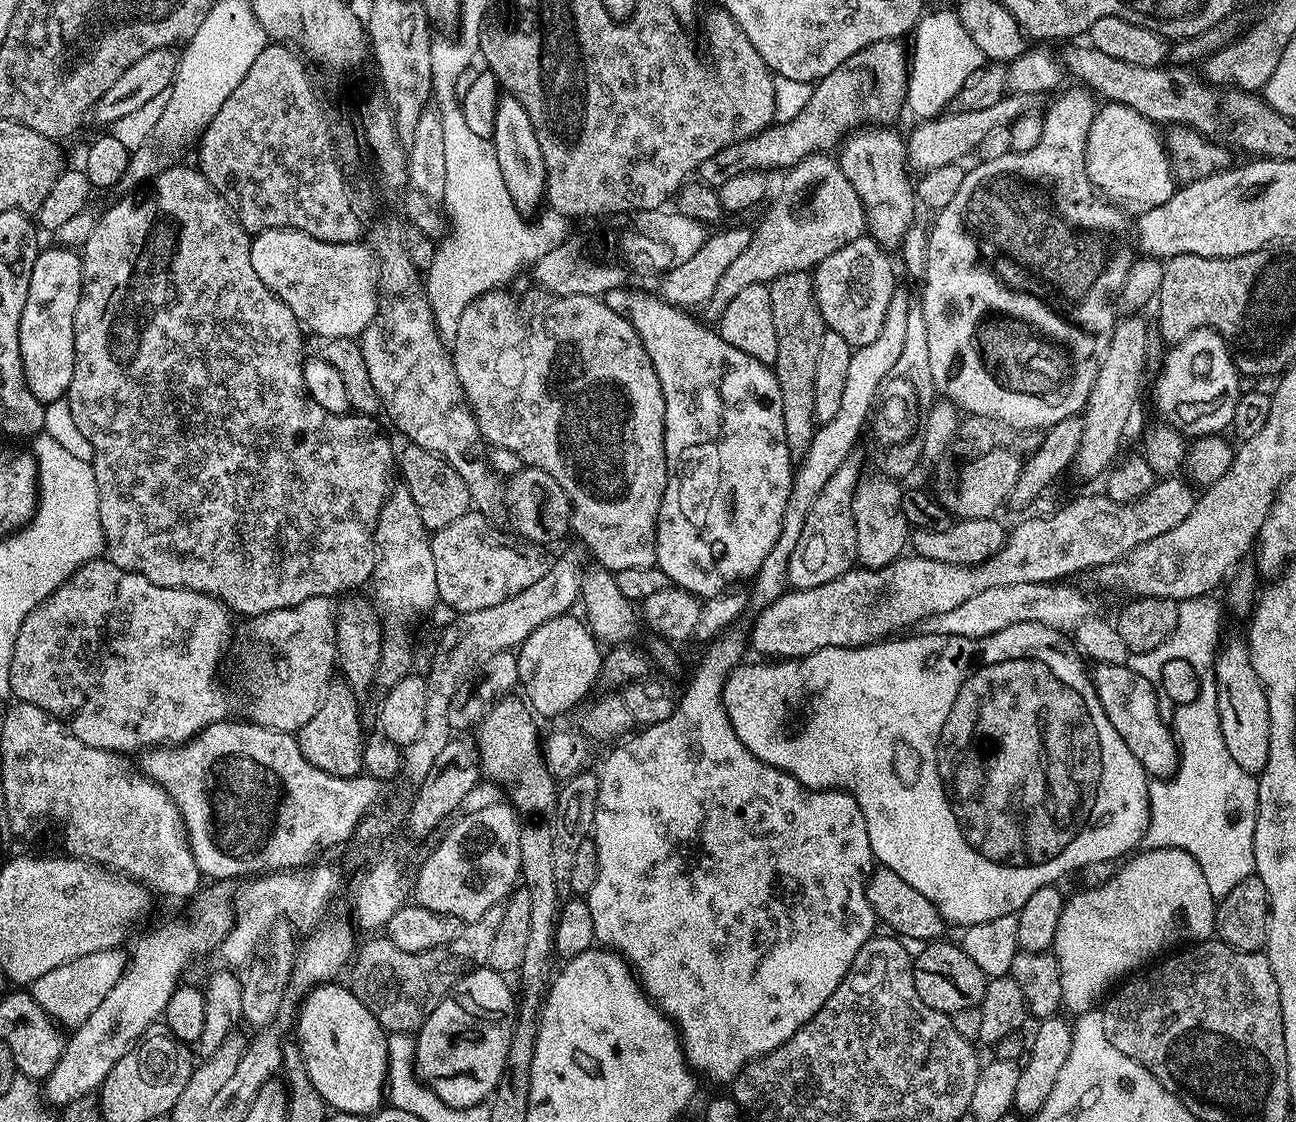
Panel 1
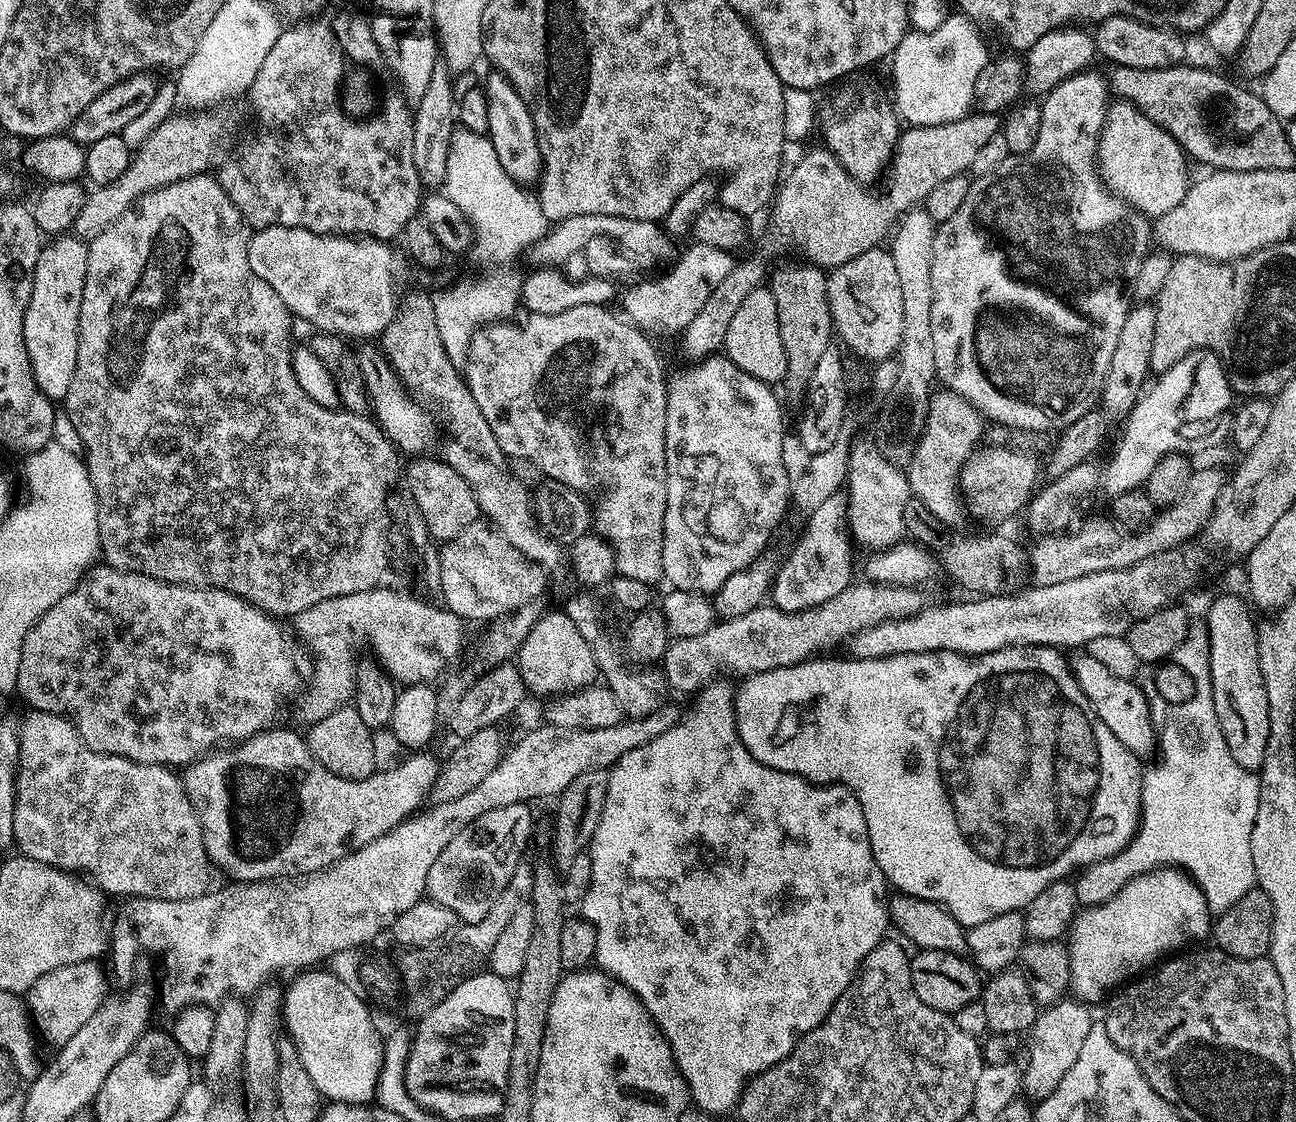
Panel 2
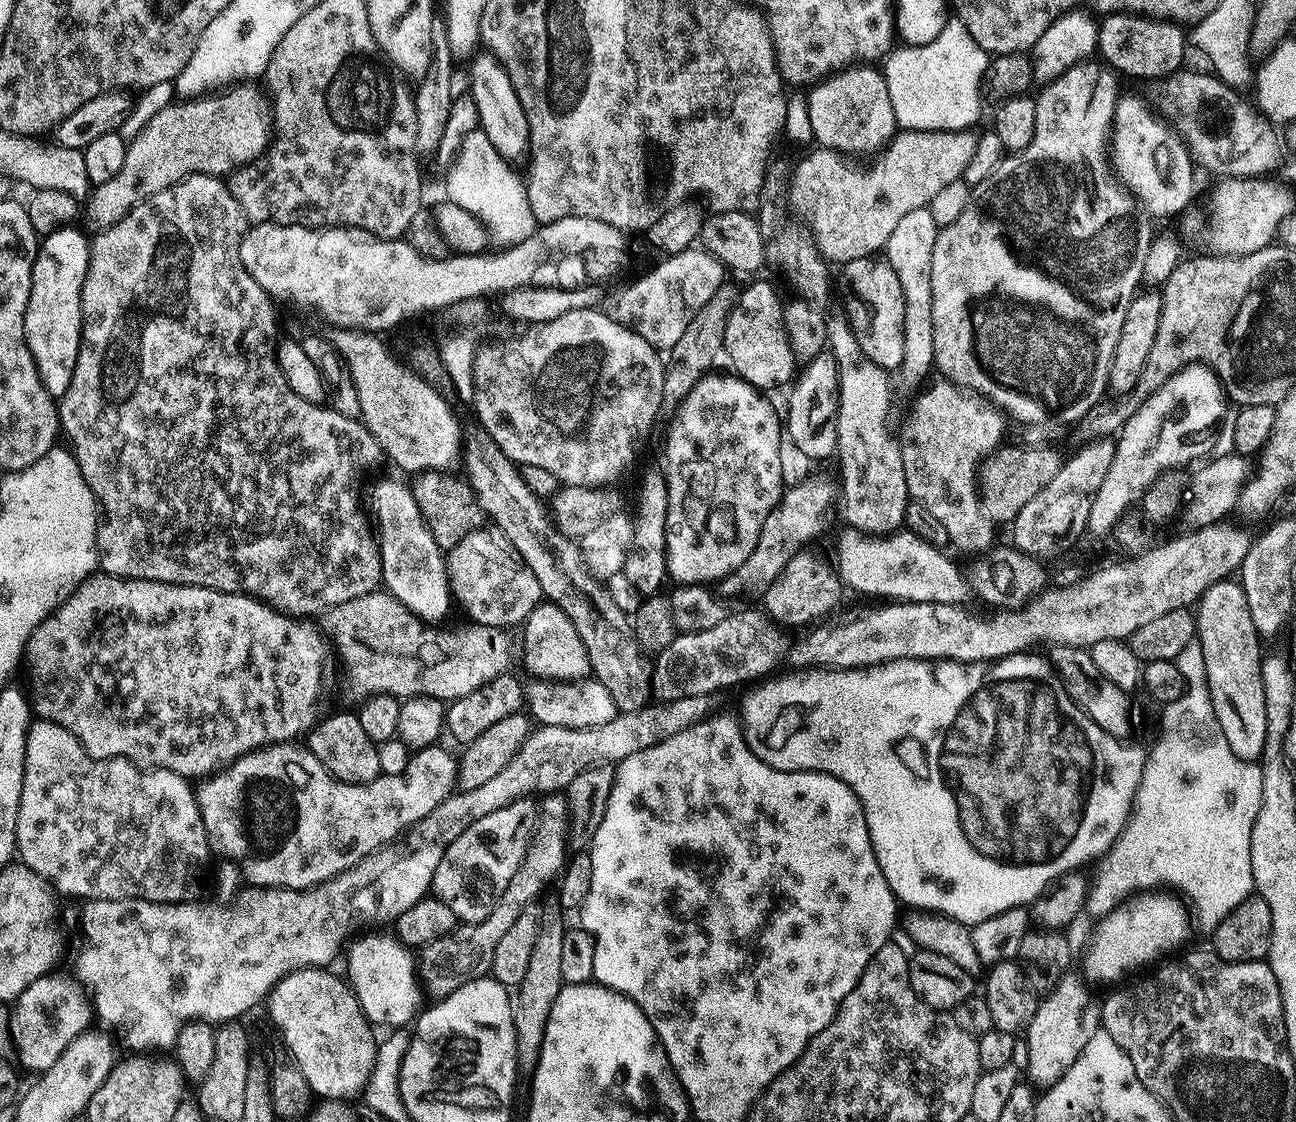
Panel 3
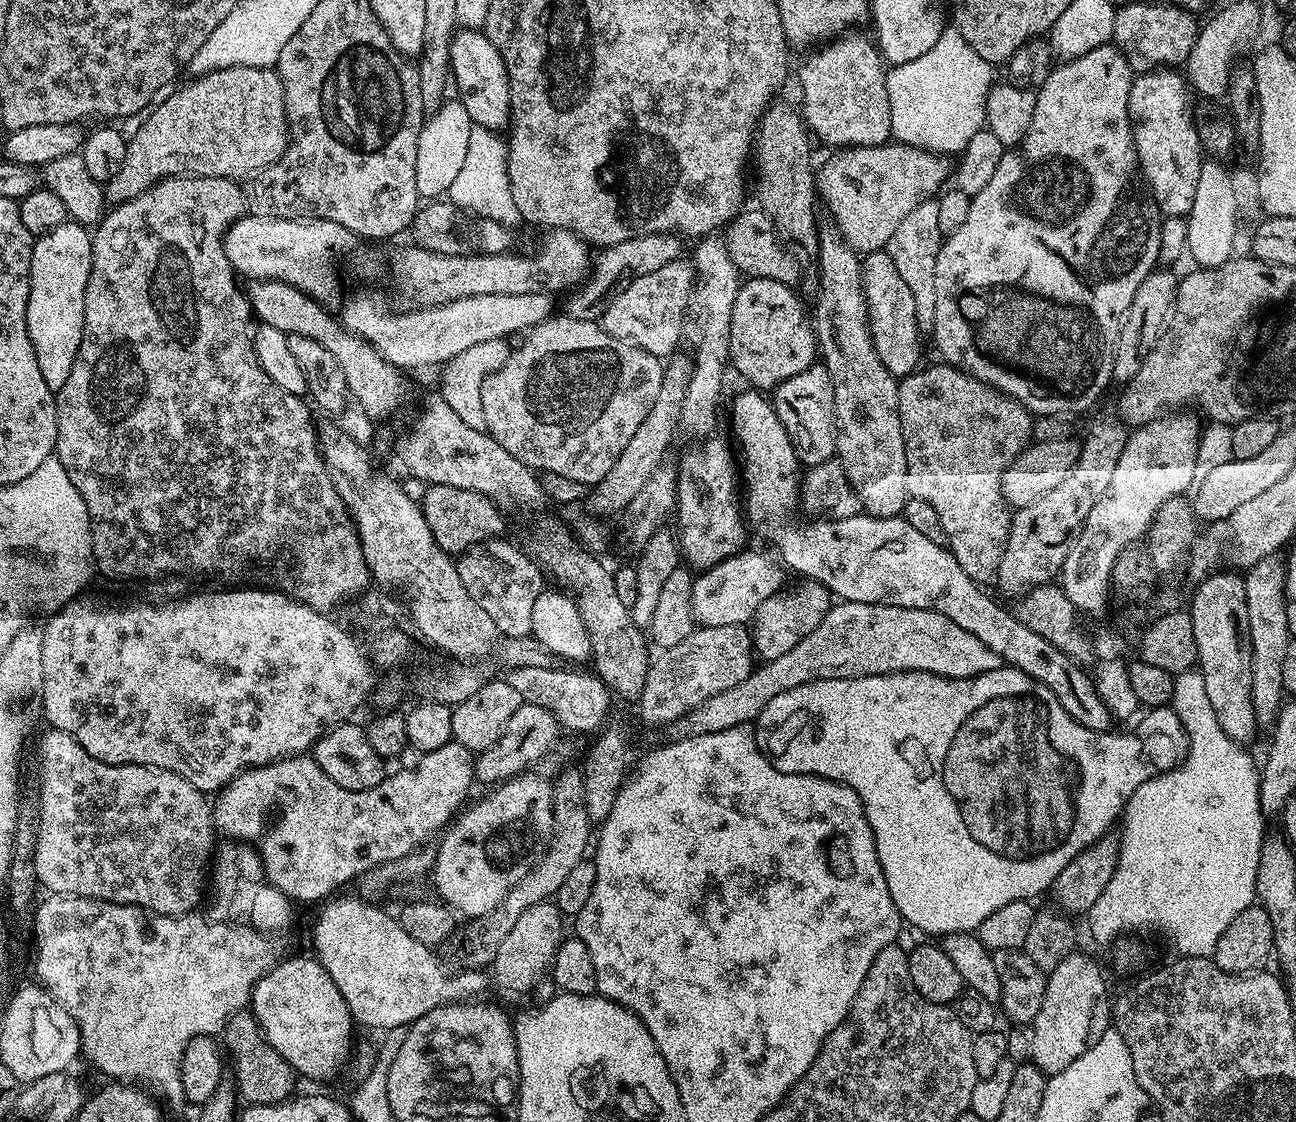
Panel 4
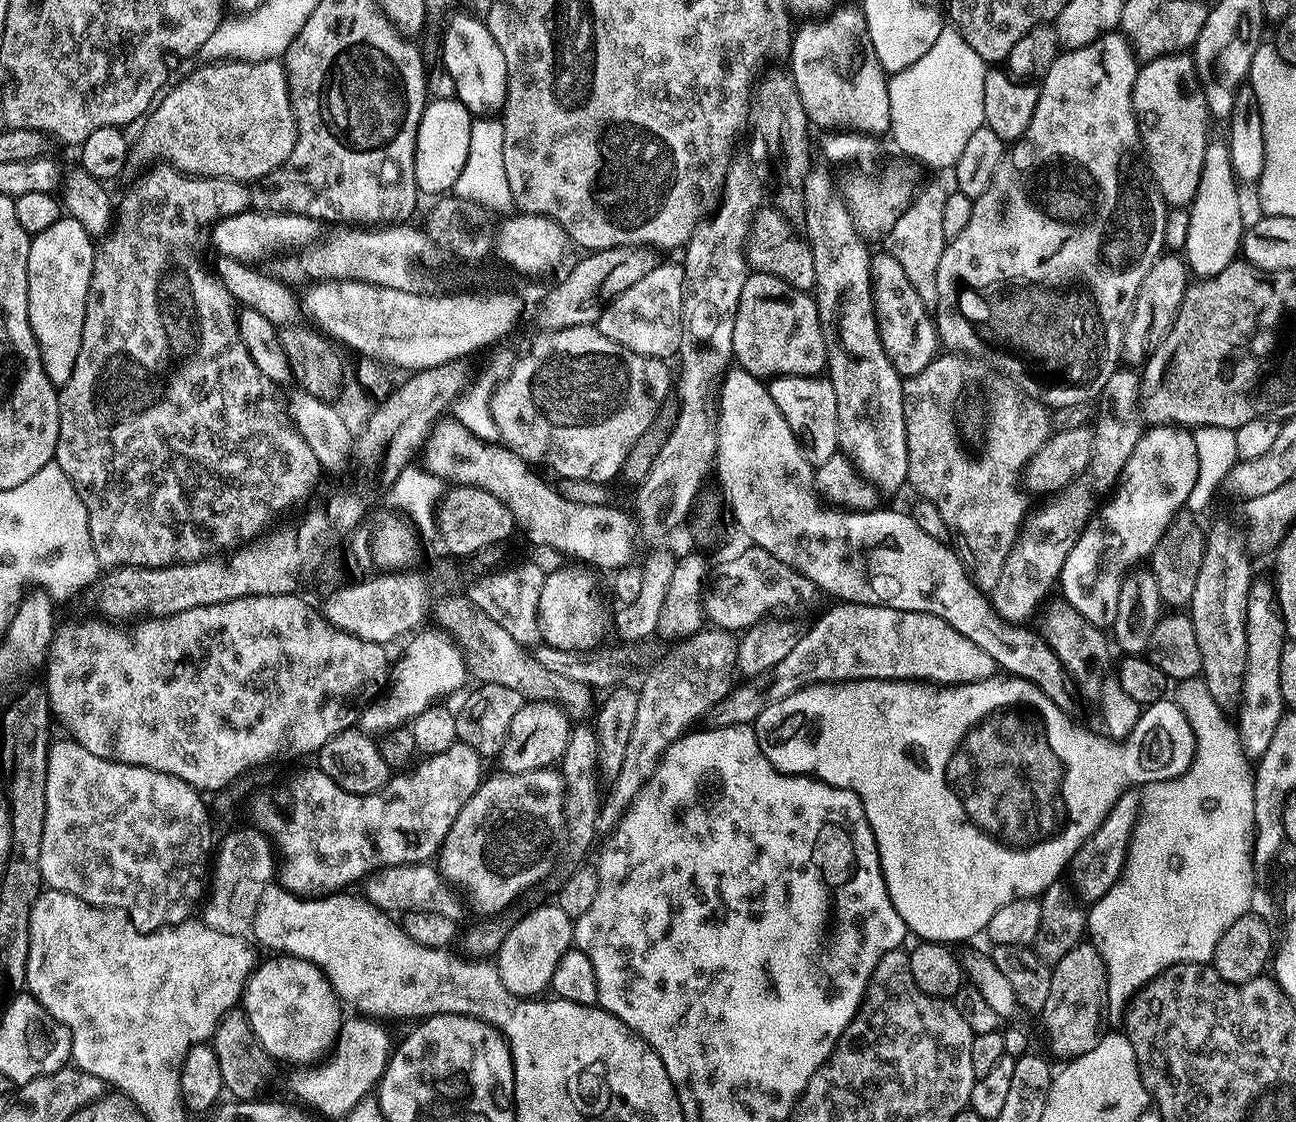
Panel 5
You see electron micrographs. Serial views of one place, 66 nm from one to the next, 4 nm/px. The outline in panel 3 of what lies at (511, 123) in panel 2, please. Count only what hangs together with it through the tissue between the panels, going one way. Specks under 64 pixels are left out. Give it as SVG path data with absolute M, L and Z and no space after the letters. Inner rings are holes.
M480 50L472 58L472 65L468 64L466 69L470 95L476 107L479 131L484 132L486 138L490 138L490 142L494 142L494 148L504 156L505 160L516 162L516 159L519 156L521 159L527 151L528 123L522 110L522 102L518 102L518 94L514 94L510 74L506 74L506 70L491 52Z

